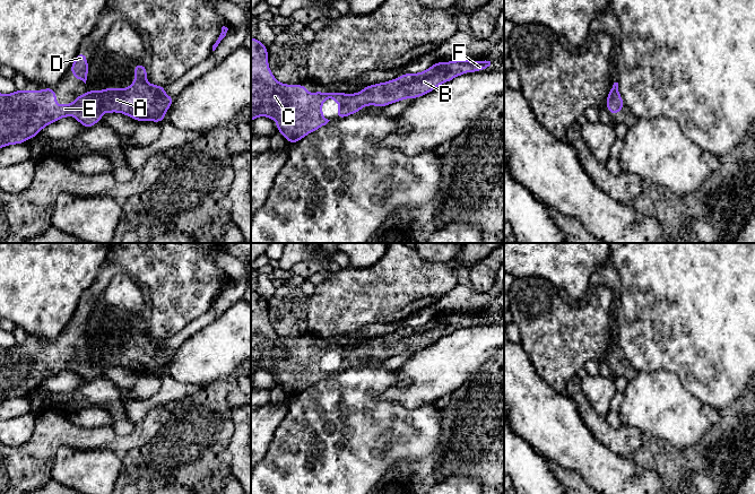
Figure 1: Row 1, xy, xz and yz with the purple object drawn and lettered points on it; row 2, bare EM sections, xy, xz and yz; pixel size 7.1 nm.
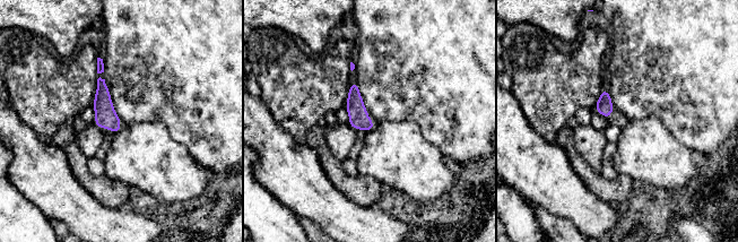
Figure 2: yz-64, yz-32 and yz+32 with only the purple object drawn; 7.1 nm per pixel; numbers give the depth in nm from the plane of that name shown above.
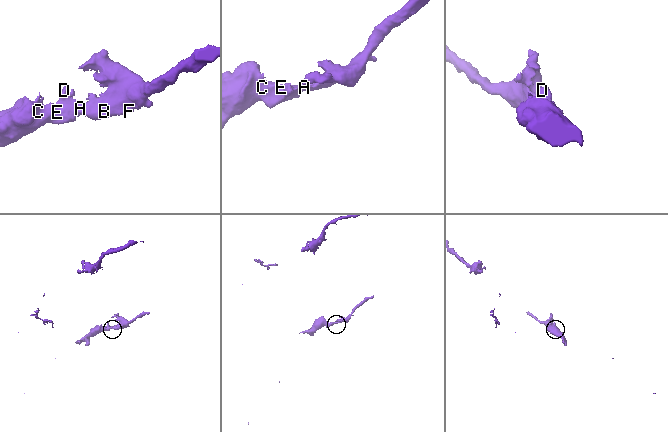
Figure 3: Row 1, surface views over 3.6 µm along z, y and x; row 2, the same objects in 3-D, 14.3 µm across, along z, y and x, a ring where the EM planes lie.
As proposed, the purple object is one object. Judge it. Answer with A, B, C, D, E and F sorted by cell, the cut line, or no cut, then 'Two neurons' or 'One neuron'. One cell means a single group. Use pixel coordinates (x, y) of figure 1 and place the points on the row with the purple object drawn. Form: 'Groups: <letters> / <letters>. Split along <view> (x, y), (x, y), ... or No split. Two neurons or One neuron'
Groups: A B C D E F. No split. One neuron

